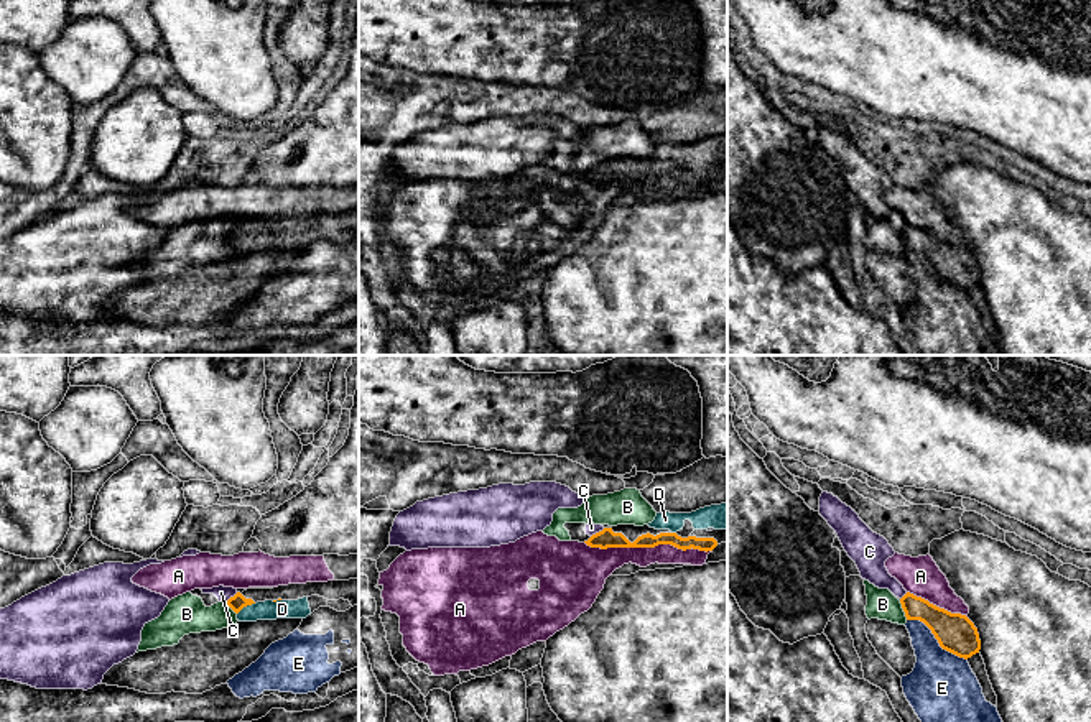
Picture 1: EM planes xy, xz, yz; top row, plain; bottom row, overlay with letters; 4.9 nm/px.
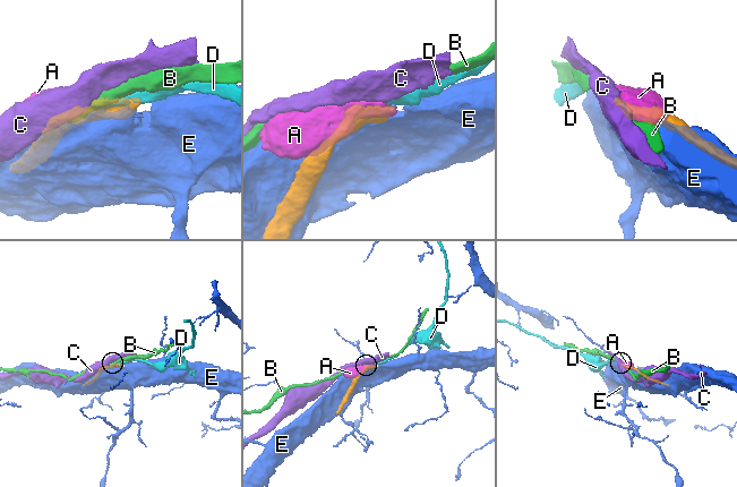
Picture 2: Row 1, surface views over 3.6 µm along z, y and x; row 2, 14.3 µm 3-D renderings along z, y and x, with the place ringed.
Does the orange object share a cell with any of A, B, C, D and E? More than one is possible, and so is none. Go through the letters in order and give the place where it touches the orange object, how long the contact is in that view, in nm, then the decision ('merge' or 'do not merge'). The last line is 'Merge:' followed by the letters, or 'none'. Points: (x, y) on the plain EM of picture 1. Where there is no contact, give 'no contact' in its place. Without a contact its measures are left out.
A: meets orange in xz at (649, 178); contact 650 nm long; do not merge
B: meets orange in yz at (904, 242); contact 100 nm long; do not merge
C: meets orange in xz at (599, 163); contact 80 nm long; do not merge
D: meets orange in xy at (246, 237); contact 110 nm long; merge
E: meets orange in yz at (937, 270); contact 360 nm long; do not merge
Merge: D

